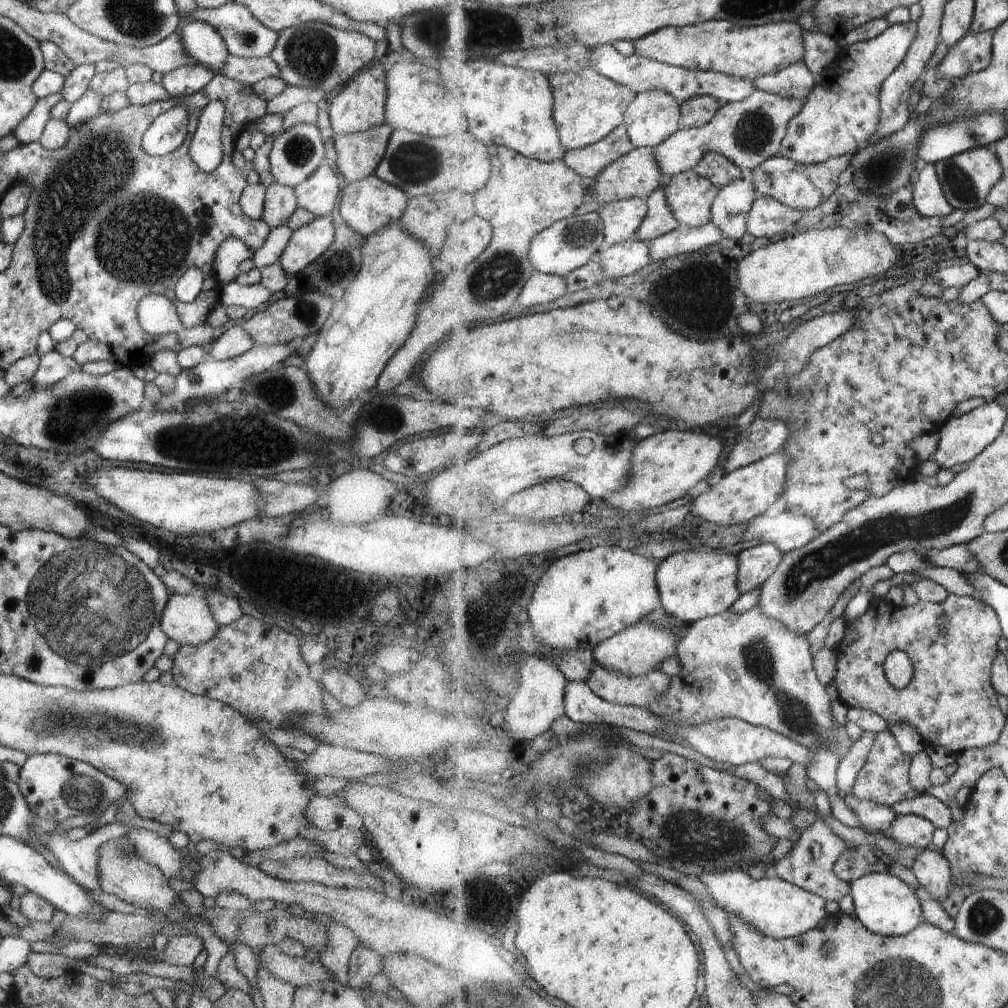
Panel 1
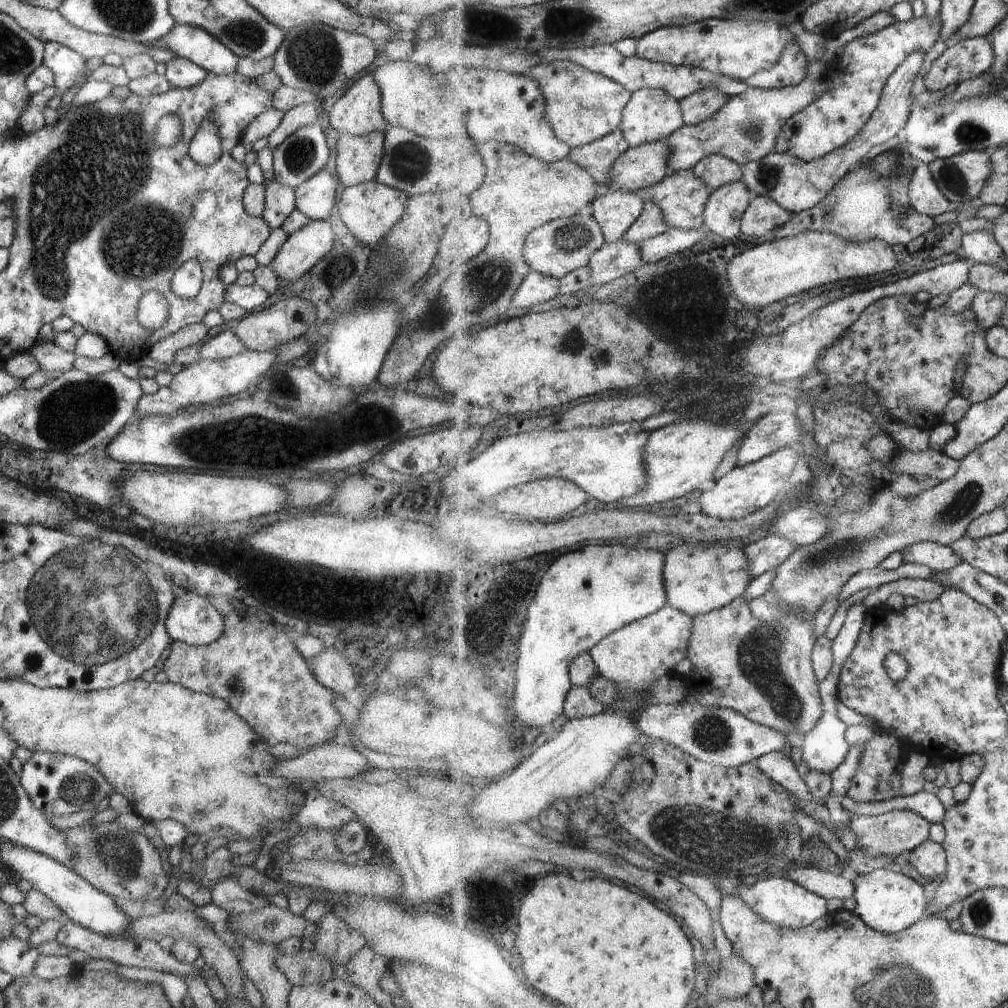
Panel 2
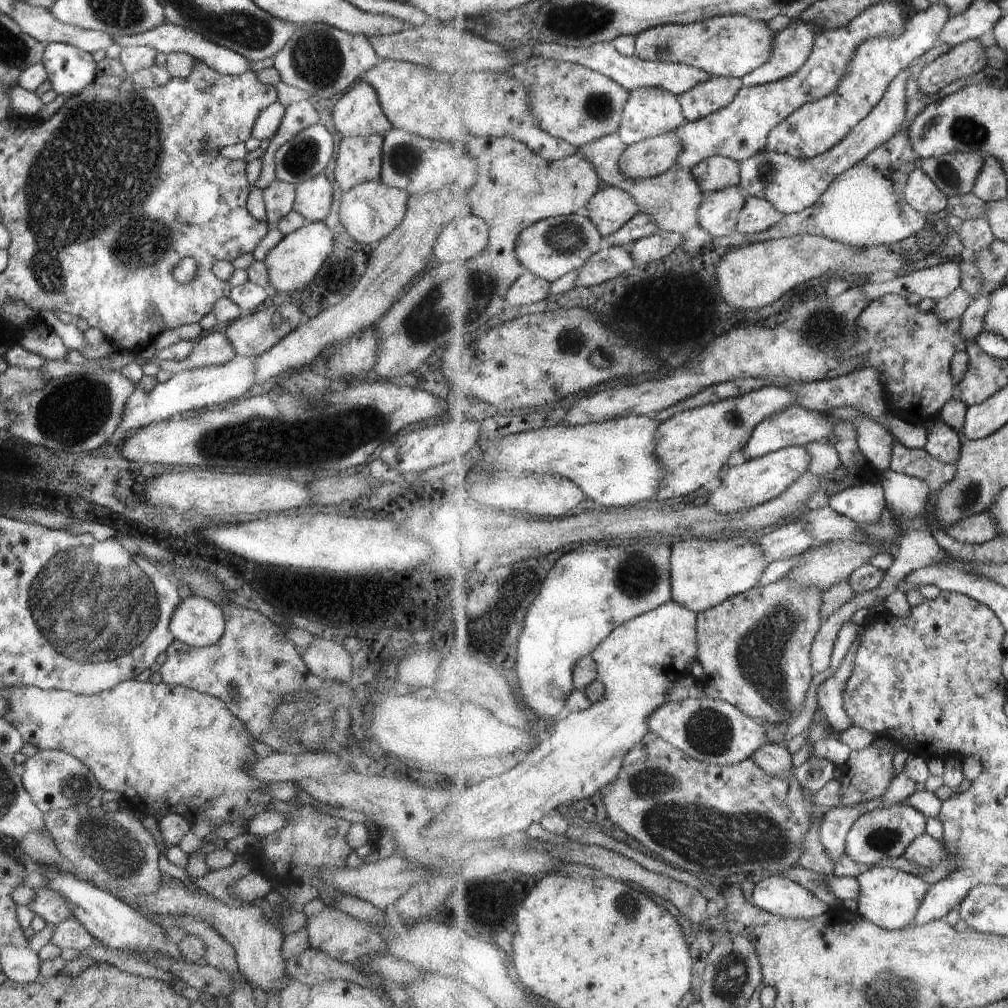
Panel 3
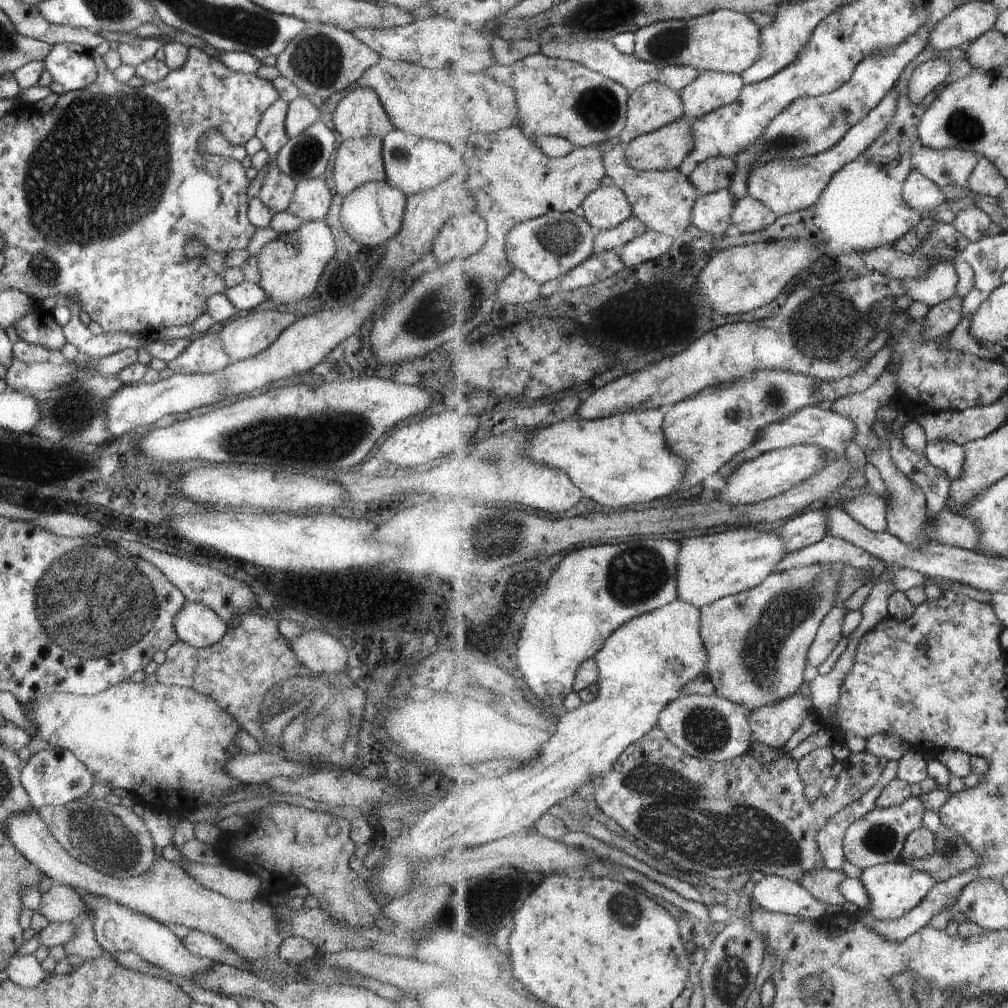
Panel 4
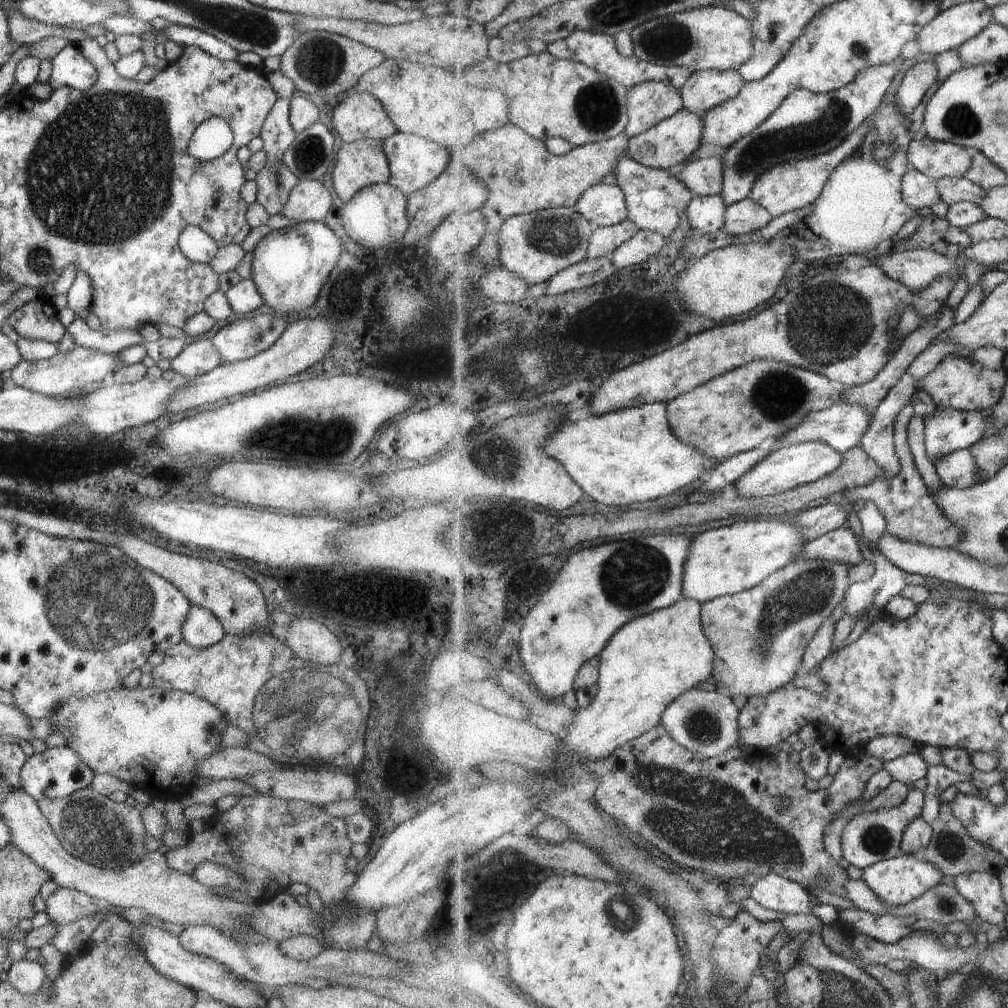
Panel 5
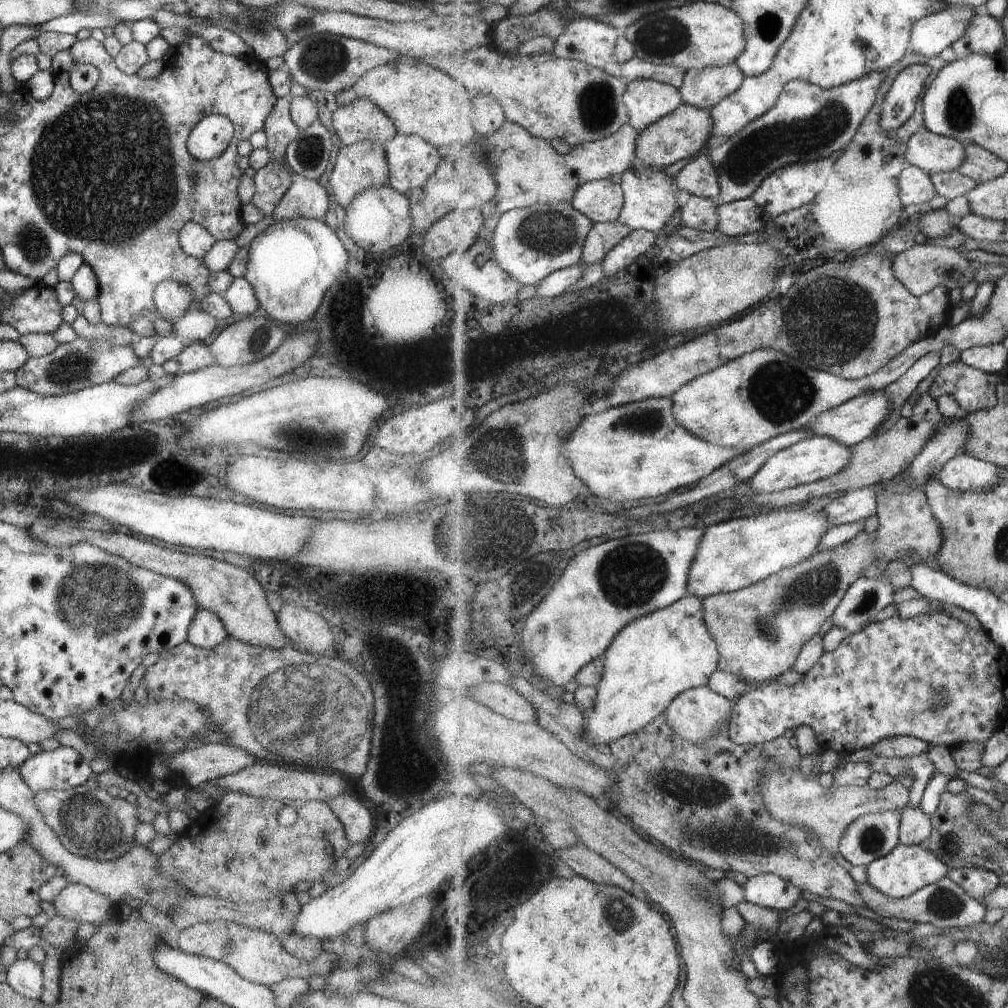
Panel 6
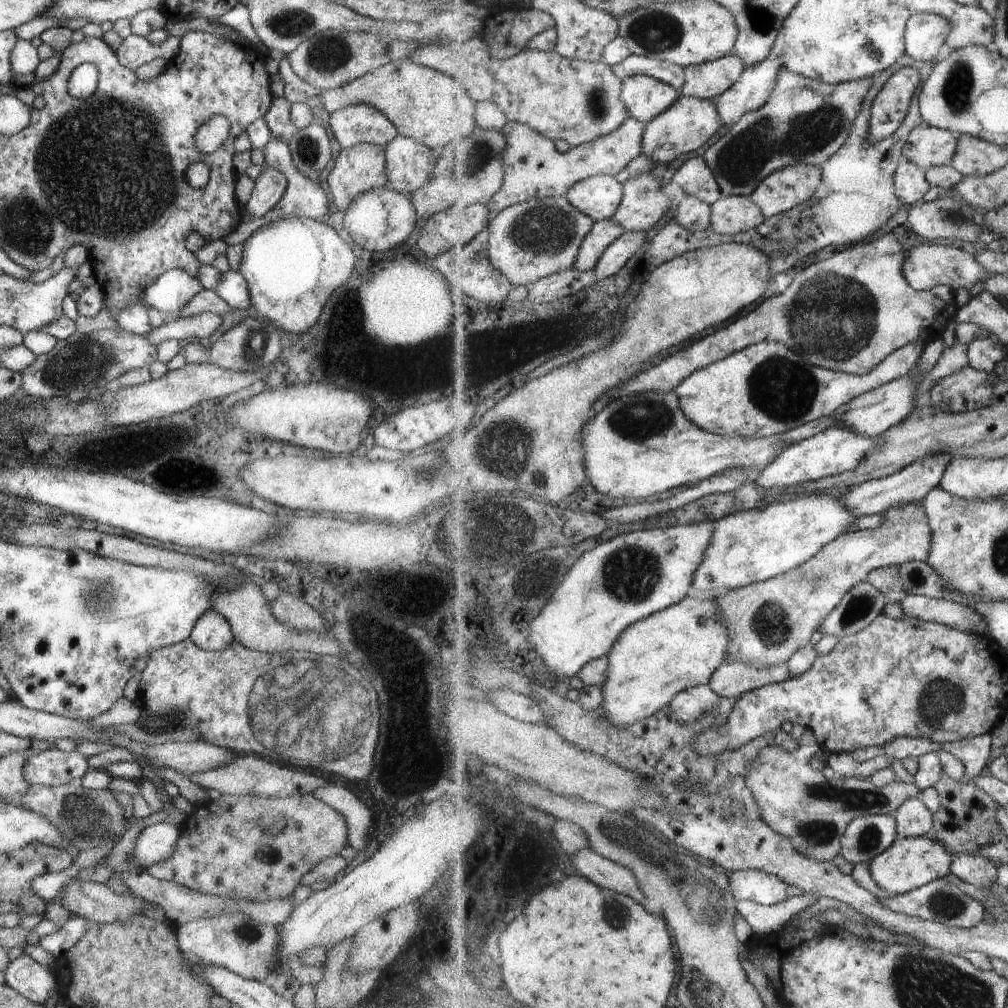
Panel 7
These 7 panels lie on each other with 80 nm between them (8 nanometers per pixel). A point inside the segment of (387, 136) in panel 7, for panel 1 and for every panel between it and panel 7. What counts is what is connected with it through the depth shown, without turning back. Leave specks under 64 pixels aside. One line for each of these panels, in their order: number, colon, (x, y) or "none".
1: (359, 105)
2: (356, 112)
3: (357, 113)
4: (359, 113)
5: (358, 116)
6: (359, 120)

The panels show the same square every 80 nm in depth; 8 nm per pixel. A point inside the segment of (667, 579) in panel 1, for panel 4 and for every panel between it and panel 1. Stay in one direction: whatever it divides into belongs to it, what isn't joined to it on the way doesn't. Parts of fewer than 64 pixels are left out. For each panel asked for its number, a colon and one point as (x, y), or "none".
2: (698, 581)
3: (704, 574)
4: (710, 568)

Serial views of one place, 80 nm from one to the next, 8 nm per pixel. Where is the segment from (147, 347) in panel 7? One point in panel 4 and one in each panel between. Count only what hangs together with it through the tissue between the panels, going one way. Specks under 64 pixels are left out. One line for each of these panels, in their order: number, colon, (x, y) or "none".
4: (28, 378)
5: (75, 370)
6: (80, 363)

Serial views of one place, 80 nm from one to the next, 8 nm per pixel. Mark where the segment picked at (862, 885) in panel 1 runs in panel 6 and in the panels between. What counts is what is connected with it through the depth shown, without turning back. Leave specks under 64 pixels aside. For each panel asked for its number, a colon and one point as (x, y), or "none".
2: (890, 902)
3: (890, 898)
4: (895, 889)
5: (899, 881)
6: (909, 868)

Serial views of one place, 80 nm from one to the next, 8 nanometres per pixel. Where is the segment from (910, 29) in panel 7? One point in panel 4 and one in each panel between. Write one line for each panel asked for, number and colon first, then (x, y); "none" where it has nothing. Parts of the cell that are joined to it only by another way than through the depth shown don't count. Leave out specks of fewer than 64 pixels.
4: (969, 21)
5: (950, 29)
6: (931, 35)

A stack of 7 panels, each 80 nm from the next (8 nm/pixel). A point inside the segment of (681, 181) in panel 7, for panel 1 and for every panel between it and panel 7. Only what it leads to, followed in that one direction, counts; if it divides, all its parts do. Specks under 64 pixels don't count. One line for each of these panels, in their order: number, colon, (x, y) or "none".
1: (720, 169)
2: (716, 170)
3: (716, 173)
4: (716, 173)
5: (705, 177)
6: (700, 177)

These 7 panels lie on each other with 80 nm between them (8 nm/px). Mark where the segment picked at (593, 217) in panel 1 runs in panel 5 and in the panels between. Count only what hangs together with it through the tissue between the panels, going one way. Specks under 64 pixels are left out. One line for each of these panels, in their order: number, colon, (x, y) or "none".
2: (561, 246)
3: (556, 246)
4: (546, 248)
5: (537, 246)

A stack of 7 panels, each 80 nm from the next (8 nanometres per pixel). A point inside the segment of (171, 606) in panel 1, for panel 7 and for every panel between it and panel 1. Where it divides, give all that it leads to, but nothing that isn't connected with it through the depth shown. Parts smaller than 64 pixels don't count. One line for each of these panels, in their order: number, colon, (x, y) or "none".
2: (191, 619)
3: (196, 621)
4: (195, 624)
5: (200, 628)
6: (205, 630)
7: (210, 632)

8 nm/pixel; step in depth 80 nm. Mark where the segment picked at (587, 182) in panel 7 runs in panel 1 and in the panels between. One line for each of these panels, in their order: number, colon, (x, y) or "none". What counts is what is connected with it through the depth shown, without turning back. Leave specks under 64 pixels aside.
1: (623, 219)
2: (617, 212)
3: (610, 209)
4: (608, 207)
5: (605, 205)
6: (602, 201)

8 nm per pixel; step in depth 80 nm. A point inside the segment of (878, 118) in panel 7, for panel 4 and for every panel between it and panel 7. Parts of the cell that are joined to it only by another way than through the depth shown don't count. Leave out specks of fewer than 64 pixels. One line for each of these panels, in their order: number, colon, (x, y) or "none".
4: (929, 75)
5: (918, 81)
6: (901, 101)

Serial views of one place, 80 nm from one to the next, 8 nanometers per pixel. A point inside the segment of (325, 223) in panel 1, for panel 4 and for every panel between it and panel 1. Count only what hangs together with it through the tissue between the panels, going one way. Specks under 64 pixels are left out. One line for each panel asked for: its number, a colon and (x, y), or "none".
2: (301, 249)
3: (291, 263)
4: (290, 265)

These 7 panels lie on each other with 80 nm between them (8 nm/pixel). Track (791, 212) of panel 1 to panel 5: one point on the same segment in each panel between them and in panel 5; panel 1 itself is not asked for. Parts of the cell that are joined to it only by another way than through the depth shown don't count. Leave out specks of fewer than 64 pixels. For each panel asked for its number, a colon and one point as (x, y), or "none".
2: (764, 215)
3: (758, 215)
4: (751, 215)
5: (746, 216)

